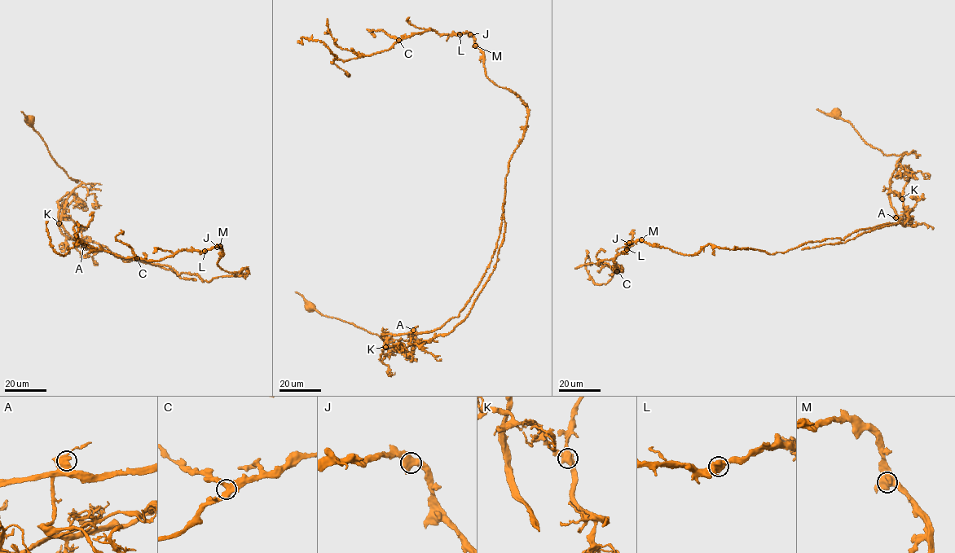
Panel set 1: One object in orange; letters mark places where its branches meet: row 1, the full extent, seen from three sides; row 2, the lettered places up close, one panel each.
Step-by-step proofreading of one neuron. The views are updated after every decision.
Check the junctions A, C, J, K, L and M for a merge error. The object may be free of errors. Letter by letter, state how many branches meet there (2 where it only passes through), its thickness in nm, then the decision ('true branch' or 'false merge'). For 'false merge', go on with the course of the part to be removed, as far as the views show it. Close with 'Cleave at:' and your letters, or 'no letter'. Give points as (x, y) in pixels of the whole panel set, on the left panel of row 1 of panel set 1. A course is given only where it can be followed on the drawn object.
A: 3 branches meet; 460 nm thick; true branch
C: 3 branches meet; 460 nm thick; true branch
J: 3 branches meet; 550 nm thick; true branch
K: 3 branches meet; 600 nm thick; false merge; foreign part runs (59, 223), (59, 229), (69, 238), (94, 242), (125, 261), (149, 262), (174, 271), (181, 278), (195, 280)
L: 3 branches meet; 500 nm thick; true branch
M: 3 branches meet; 600 nm thick; true branch
Cleave at: K

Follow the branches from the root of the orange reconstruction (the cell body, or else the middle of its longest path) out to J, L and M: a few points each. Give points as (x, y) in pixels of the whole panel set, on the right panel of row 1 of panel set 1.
J: (835, 113), (884, 154), (906, 151), (890, 189), (896, 224), (772, 254), (629, 243)
L: (835, 113), (884, 154), (906, 151), (890, 189), (896, 224), (772, 254), (627, 249)
M: (835, 113), (884, 154), (906, 151), (890, 189), (896, 224), (772, 254), (710, 244), (685, 255), (641, 239)

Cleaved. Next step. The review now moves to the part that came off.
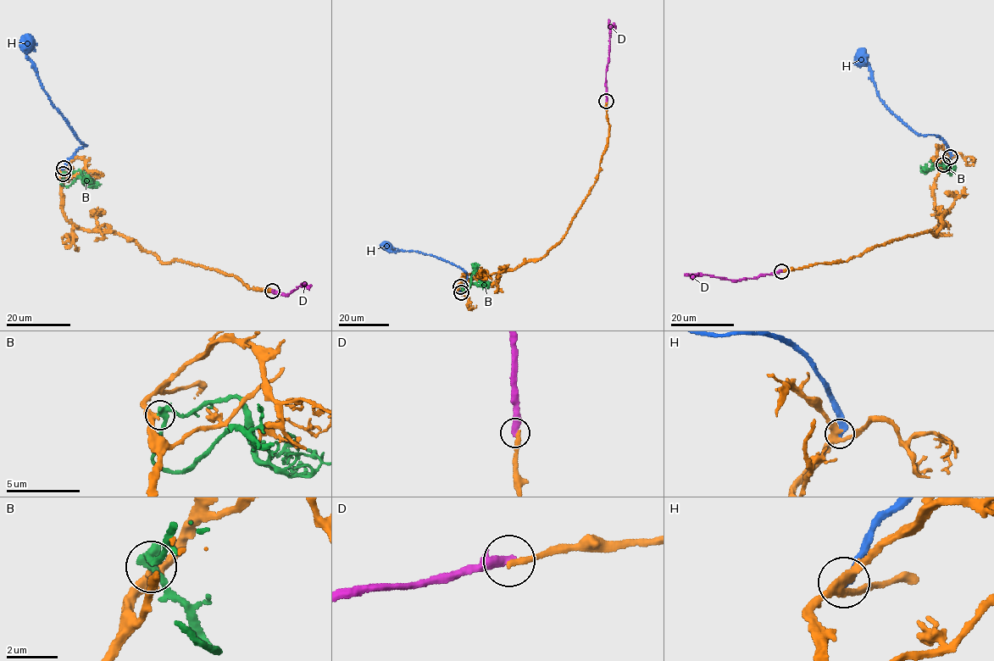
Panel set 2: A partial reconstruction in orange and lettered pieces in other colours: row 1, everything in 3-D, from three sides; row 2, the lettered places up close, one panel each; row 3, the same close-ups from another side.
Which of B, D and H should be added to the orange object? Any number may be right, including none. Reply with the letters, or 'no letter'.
no letter

